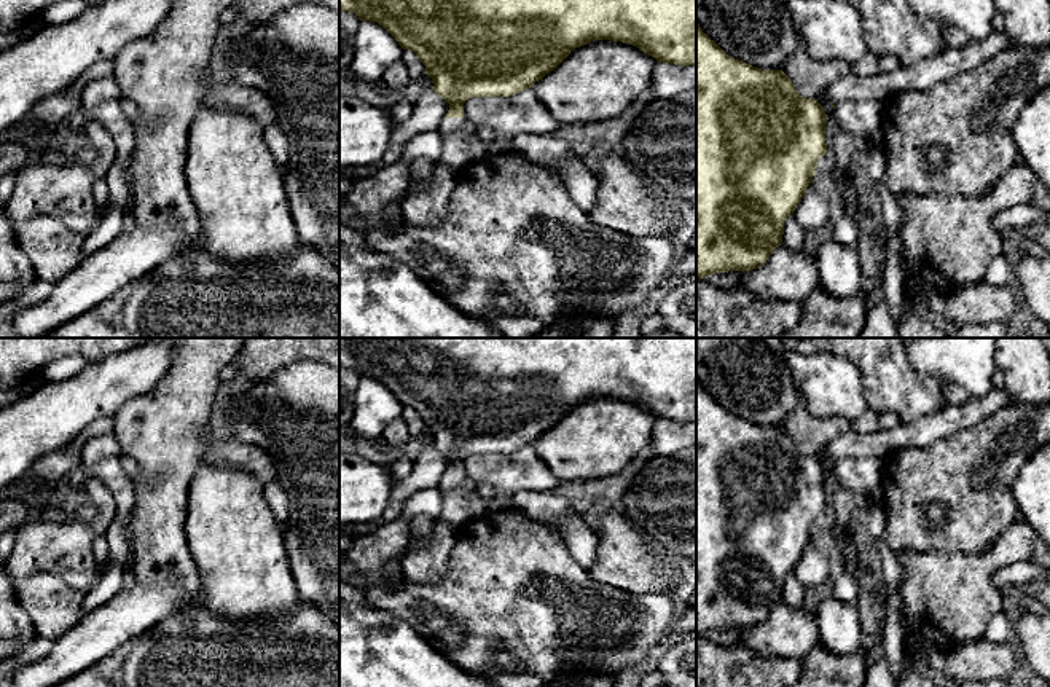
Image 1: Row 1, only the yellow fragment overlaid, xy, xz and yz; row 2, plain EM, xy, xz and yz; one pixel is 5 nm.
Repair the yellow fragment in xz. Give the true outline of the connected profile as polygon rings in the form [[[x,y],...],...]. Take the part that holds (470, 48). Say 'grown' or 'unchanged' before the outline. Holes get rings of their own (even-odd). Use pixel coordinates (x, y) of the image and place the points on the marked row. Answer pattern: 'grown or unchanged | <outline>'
grown | [[[339,0],[339,10],[355,13],[360,21],[378,22],[403,49],[413,51],[421,59],[425,65],[425,75],[429,75],[433,81],[432,89],[449,104],[449,110],[438,128],[443,135],[451,134],[465,124],[467,118],[464,116],[464,104],[468,99],[494,96],[510,97],[519,91],[532,88],[535,81],[554,70],[572,49],[594,40],[621,41],[637,46],[658,62],[676,65],[696,64],[696,0]]]

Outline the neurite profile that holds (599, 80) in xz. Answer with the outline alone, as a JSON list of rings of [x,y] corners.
[[[594,40],[532,84],[559,126],[621,115],[652,84],[658,61],[637,46]]]

